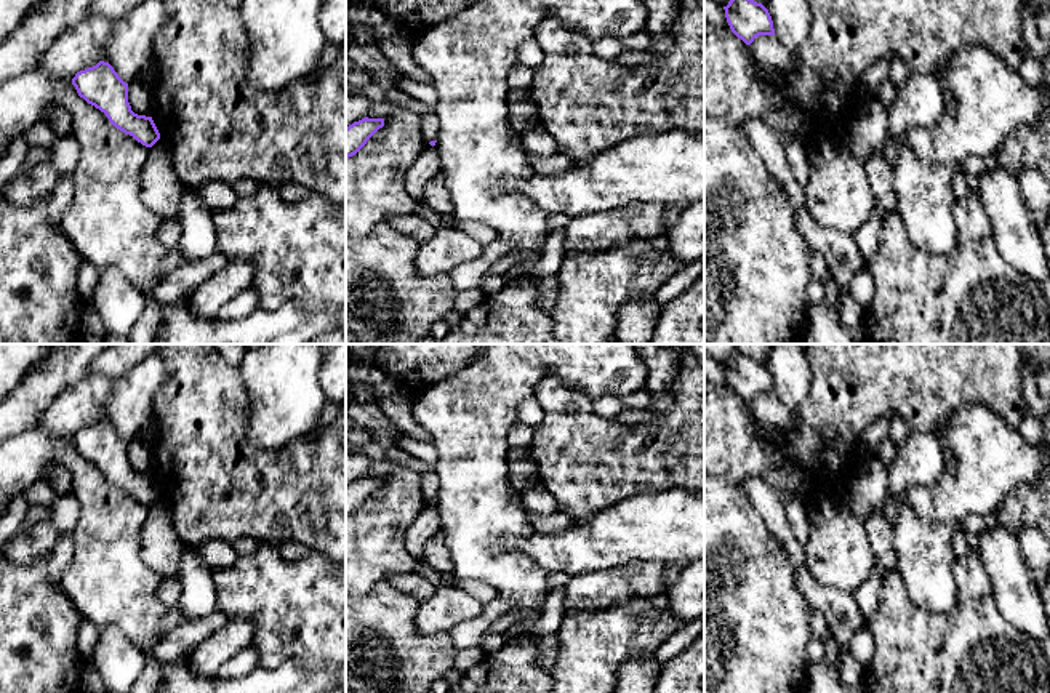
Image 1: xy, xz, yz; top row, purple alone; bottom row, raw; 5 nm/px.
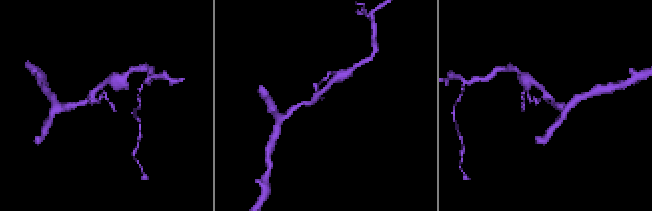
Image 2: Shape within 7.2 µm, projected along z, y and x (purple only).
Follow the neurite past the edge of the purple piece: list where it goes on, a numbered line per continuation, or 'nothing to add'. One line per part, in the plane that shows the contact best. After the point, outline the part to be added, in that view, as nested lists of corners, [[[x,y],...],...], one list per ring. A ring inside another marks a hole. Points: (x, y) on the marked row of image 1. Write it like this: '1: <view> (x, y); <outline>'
nothing to add

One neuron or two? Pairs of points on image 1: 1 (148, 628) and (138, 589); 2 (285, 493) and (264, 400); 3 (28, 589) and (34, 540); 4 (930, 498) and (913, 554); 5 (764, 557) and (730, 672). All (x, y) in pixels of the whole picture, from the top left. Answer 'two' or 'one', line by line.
1: one
2: two
3: two
4: two
5: one

